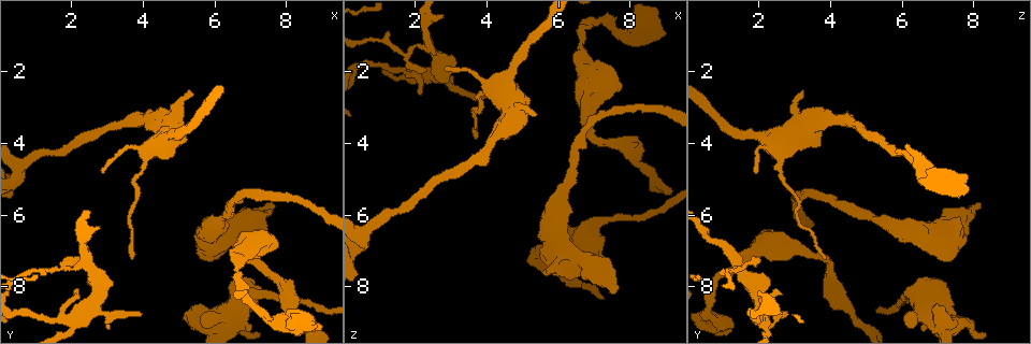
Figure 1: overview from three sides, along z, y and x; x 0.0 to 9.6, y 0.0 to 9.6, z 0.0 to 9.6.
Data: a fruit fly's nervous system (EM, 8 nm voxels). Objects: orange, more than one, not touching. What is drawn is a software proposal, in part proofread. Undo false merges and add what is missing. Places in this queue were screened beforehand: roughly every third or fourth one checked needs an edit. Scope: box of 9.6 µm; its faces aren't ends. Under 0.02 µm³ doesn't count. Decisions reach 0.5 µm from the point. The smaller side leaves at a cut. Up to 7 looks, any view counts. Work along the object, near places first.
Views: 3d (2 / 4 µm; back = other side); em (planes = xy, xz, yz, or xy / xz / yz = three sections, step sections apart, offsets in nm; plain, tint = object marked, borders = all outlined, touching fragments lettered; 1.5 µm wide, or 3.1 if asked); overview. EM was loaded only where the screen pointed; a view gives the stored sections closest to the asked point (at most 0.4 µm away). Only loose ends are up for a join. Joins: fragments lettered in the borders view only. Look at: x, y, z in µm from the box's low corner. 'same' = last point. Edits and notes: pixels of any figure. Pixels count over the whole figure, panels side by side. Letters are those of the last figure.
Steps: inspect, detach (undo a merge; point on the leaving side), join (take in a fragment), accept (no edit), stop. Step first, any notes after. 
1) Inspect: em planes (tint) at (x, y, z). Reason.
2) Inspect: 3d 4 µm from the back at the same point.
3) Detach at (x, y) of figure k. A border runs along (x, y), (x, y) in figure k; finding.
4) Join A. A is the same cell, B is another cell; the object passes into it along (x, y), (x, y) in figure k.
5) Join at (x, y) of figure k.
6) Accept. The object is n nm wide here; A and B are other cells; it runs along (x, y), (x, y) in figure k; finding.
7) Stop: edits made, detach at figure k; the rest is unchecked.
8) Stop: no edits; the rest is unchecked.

Inspect: em planes (plain) at (5.95, 6.75, 6.85). Calibre changes.

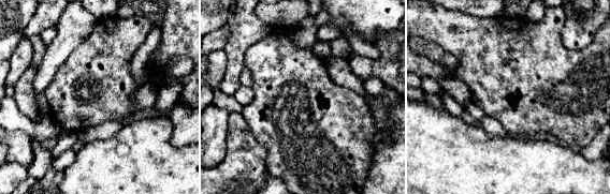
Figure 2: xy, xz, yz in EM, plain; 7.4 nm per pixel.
Inspect: em planes (borders) at the same point. What lies round it.

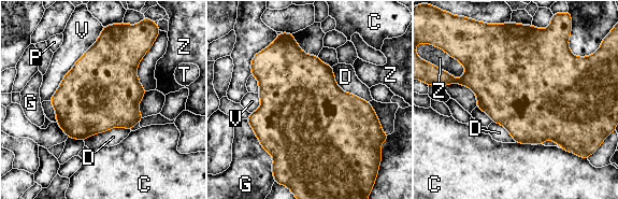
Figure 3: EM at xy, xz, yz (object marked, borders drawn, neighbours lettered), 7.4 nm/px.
Accept. C, D, G, P, T, V and Z are other cells; a border runs along (331, 67), (343, 90), (369, 102) in figure 3; continuous, no second cell.

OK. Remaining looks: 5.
Inspect: 3d 2 µm from the back at (2.90, 4.90, 1.90). Branch stops here.

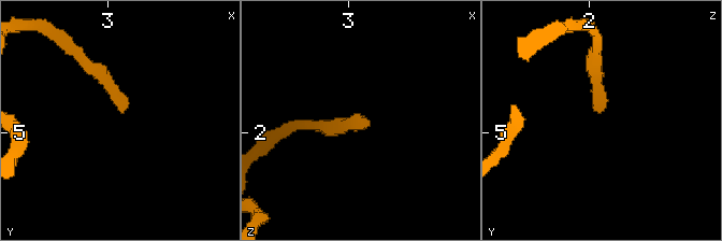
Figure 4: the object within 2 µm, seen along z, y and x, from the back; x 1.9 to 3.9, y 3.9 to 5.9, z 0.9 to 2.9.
Inspect: em planes (borders) at (2.84, 4.84, 1.92). Now the EM.

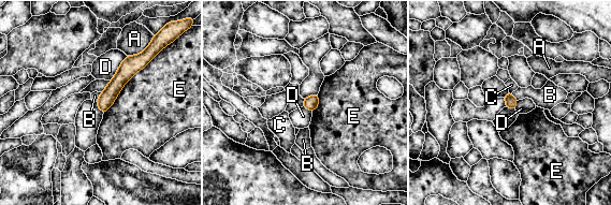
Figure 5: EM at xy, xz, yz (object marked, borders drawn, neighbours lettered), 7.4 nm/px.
Accept. A, B, C, D and E are other cells; a border runs along (128, 56), (110, 81) in figure 5; none of them fits.

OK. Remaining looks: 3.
Inspect: em planes (borders) at (2.15, 8.25, 2.65).

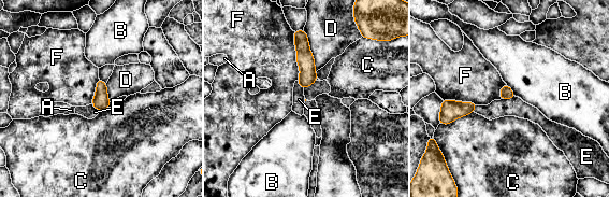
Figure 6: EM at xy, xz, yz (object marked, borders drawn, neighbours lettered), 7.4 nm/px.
Accept. The longest contact is with F, 340 nm; A, B, C, D, E and F are other cells; none of them fits.

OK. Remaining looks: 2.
Stop: no edits; the rest is unchecked.

